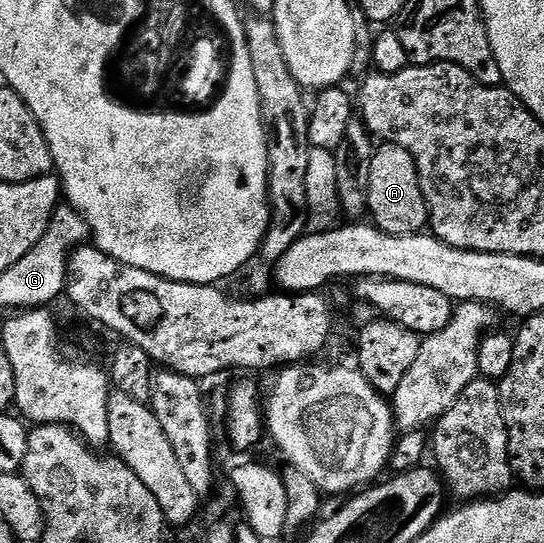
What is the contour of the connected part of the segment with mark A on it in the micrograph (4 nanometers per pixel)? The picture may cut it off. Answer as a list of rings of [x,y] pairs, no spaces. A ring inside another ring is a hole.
[[[384,143],[373,152],[368,162],[368,213],[371,224],[383,233],[408,237],[428,225],[428,208],[418,179],[418,167],[401,145]]]

